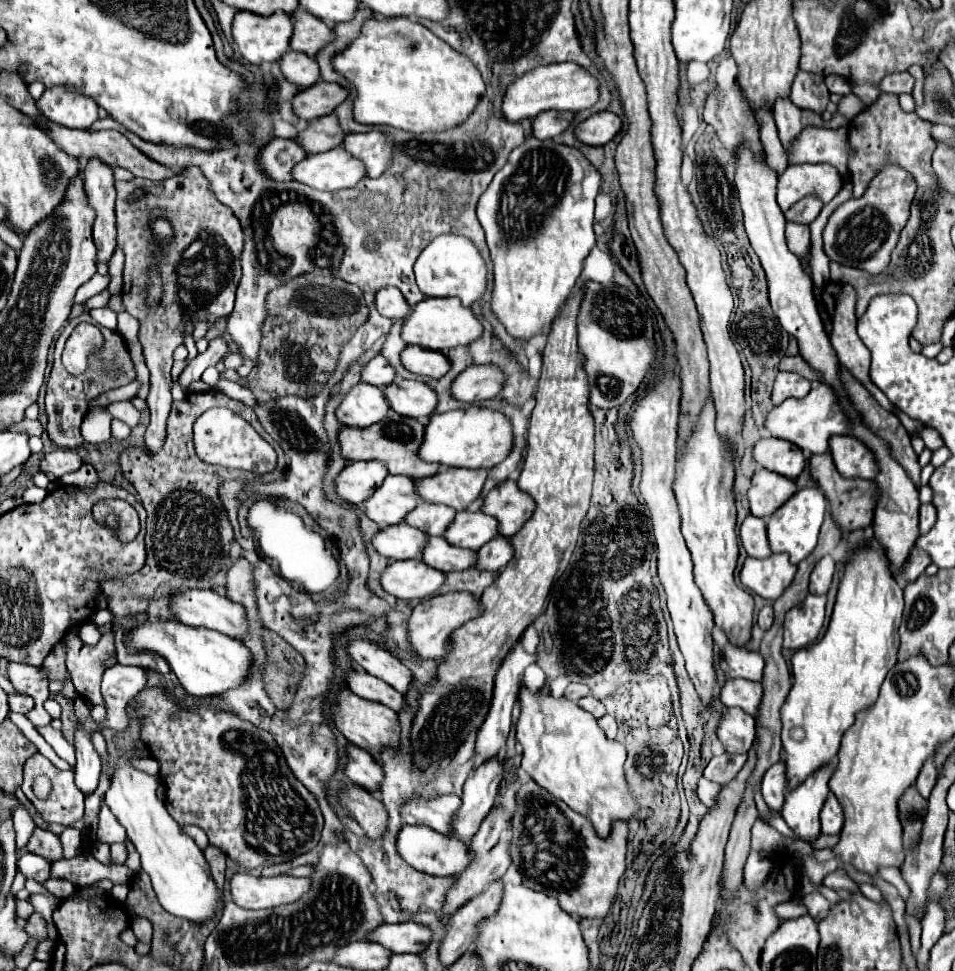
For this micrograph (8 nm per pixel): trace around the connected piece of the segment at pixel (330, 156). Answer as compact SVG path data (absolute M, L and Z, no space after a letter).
M343 147L331 149L327 153L307 155L293 169L293 179L321 191L355 187L363 177L365 165L357 157L347 155Z

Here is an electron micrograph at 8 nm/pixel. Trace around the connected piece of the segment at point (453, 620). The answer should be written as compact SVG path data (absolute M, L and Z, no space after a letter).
M459 591L459 593L447 593L447 595L435 595L431 599L423 599L411 613L409 619L409 641L413 645L413 649L425 657L425 659L443 659L447 655L447 645L449 645L449 637L455 629L459 629L461 625L465 625L469 619L479 617L483 611L481 601L467 593L467 591Z

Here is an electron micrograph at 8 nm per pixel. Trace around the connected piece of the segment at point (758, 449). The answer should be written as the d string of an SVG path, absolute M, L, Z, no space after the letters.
M761 439L753 449L755 461L779 475L795 479L805 469L805 457L801 449L783 439Z

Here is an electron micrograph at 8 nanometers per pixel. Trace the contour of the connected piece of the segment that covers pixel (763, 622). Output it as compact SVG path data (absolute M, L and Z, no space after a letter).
M765 605L765 607L759 611L759 615L757 615L757 625L759 625L763 631L767 631L767 629L773 625L773 607L771 607L771 605Z

